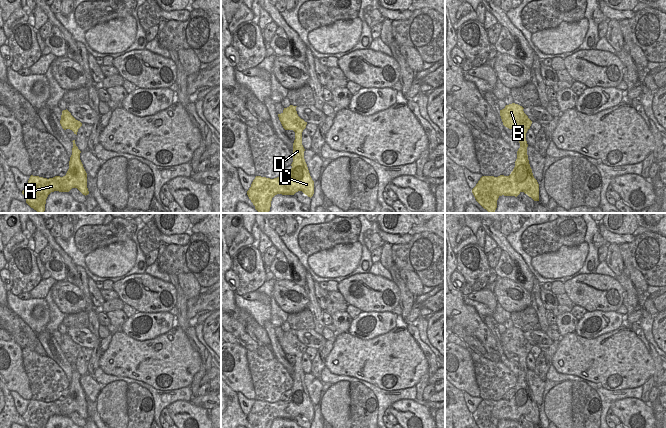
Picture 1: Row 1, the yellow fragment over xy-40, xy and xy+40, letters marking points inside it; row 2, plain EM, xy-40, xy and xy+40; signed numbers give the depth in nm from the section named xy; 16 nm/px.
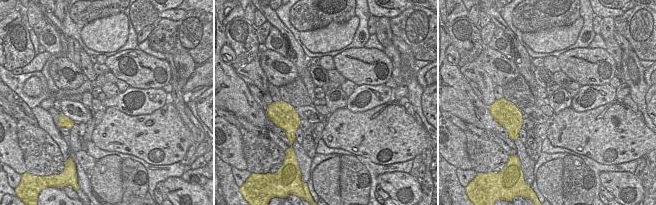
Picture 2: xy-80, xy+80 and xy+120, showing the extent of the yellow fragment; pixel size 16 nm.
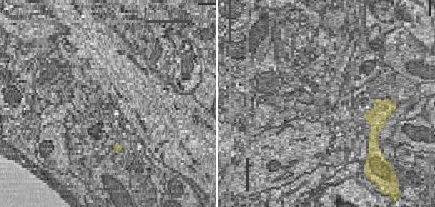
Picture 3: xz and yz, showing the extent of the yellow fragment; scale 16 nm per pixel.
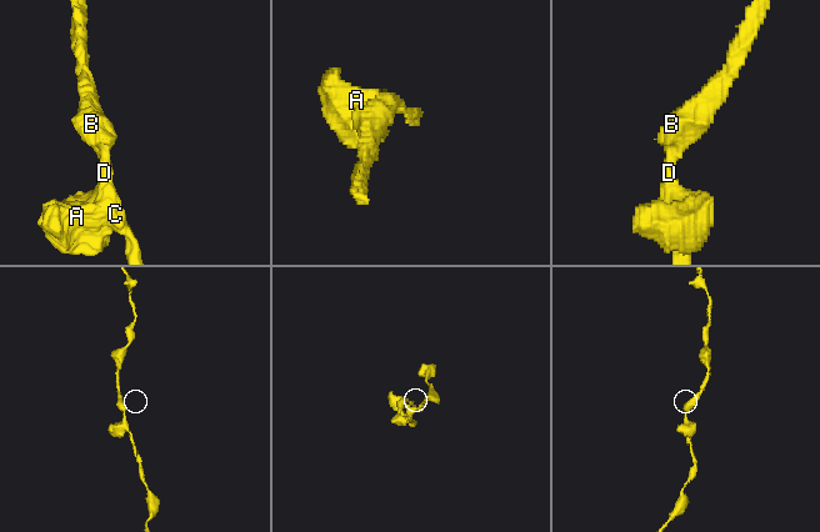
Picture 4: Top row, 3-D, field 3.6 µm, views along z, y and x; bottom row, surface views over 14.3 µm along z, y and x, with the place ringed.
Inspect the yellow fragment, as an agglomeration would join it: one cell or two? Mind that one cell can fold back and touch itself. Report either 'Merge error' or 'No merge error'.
No merge error

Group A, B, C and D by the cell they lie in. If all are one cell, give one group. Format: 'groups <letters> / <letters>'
groups A B C D

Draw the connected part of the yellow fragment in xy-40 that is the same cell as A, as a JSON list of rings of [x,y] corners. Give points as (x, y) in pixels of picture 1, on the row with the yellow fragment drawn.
[[[75,140],[72,142],[72,155],[65,176],[55,176],[47,179],[31,175],[26,188],[22,191],[26,203],[38,213],[44,213],[46,199],[51,192],[69,192],[72,188],[77,188],[83,195],[89,194],[87,173],[80,160],[81,151],[76,146]]]

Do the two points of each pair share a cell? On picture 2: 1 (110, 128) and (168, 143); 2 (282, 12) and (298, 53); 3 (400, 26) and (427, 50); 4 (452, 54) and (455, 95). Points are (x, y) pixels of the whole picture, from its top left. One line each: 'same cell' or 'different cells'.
1: same cell
2: different cells
3: same cell
4: different cells

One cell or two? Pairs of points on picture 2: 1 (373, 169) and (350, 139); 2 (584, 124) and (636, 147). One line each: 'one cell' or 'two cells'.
1: two cells
2: one cell

